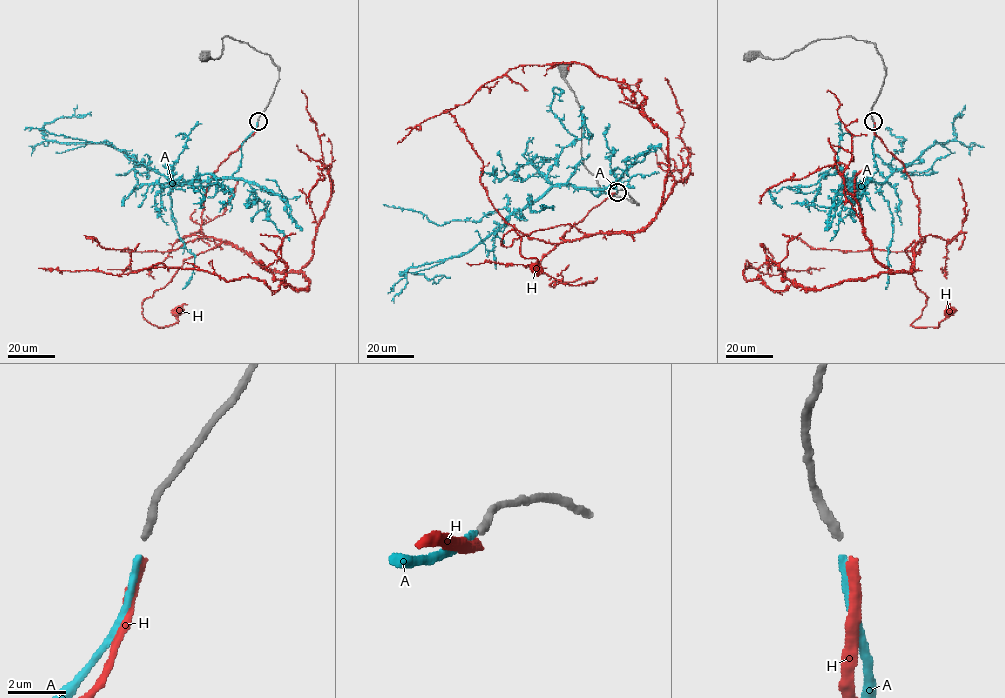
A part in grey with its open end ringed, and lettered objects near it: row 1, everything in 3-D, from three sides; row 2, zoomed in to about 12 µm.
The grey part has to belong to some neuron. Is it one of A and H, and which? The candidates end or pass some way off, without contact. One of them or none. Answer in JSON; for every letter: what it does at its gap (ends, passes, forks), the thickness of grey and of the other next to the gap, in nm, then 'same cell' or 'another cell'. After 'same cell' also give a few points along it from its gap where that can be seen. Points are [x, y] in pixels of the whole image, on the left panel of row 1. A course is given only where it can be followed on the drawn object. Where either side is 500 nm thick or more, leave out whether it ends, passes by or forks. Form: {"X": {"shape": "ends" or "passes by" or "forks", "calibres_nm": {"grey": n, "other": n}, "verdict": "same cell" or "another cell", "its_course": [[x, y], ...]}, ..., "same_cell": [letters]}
{"A": {"shape": "ends", "calibres_nm": {"grey": 280, "other": 240}, "verdict": "same cell", "its_course": [[257, 122], [231, 176], [174, 183], [108, 144], [48, 141], [43, 136], [45, 124], [84, 116], [78, 114]]}, "H": {"shape": "ends", "calibres_nm": {"grey": 280, "other": 280}, "verdict": "another cell"}, "same_cell": ["A"]}

